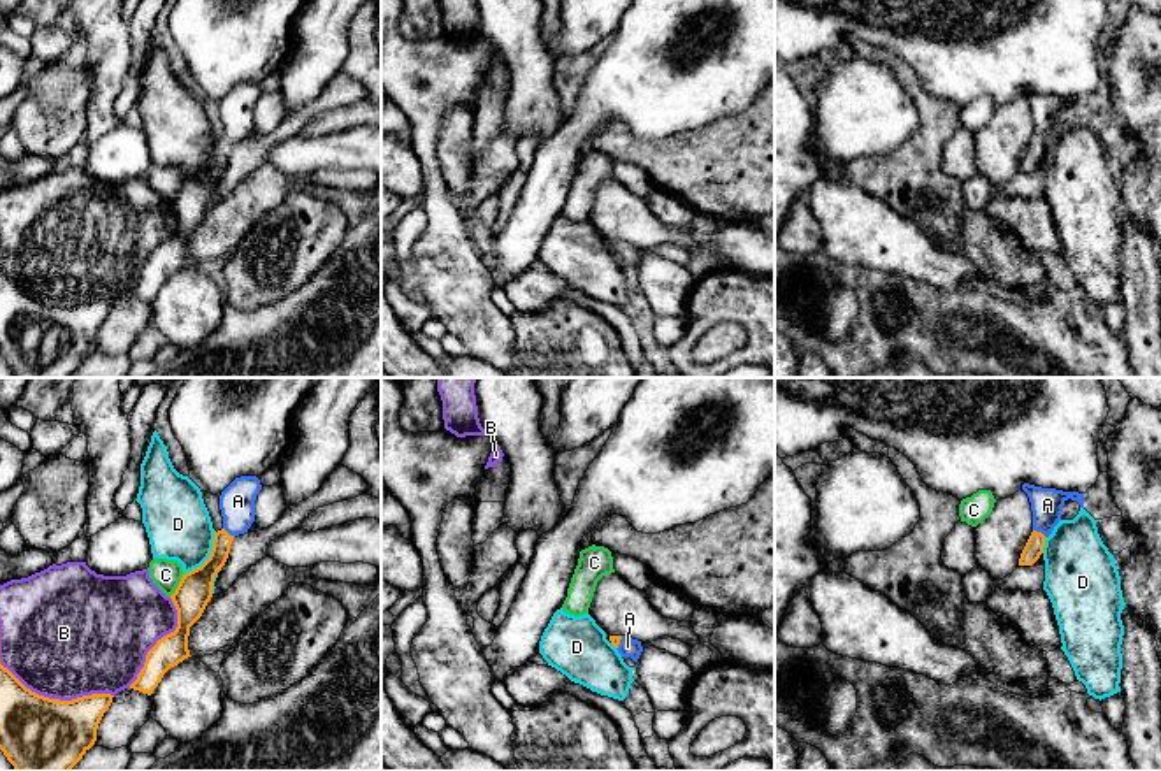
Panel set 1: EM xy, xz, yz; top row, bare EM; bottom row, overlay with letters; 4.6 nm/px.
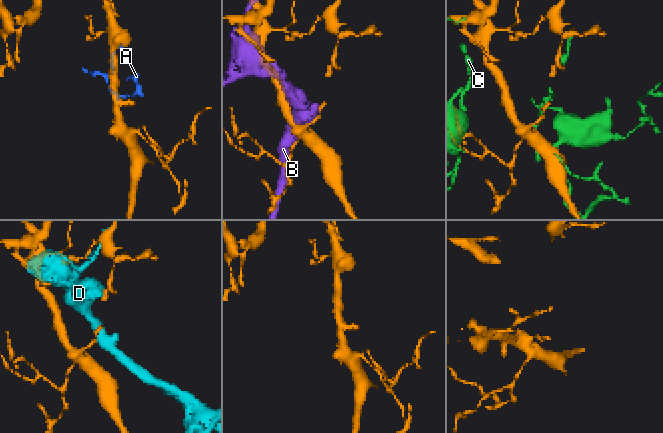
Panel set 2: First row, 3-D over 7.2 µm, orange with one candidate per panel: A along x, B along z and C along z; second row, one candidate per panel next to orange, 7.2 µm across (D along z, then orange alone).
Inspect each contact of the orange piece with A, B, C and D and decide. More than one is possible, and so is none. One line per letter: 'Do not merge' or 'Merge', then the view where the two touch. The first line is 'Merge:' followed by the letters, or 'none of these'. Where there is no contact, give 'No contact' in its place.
Merge: A
A: Merge. Touches orange in yz
B: Do not merge. Touches orange in xy
C: Do not merge. Touches orange in xy
D: Do not merge. Touches orange in xy

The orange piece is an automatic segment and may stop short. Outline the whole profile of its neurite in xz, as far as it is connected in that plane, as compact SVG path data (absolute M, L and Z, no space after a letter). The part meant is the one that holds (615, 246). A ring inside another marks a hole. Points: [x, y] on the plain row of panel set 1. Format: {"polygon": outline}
{"polygon": "M609 242L609 248L622 263L631 263L634 269L638 269L643 258L641 248L629 242Z"}

